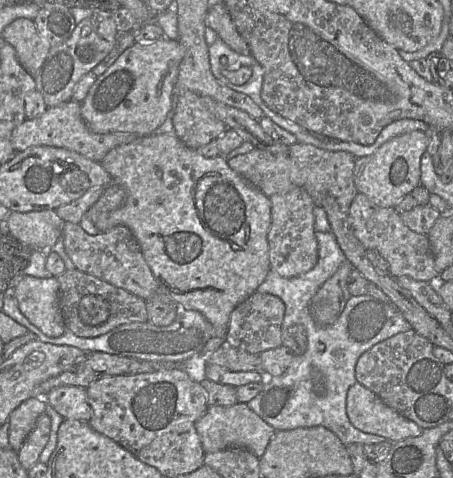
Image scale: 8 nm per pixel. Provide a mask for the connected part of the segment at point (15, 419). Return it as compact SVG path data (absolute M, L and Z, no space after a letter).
M31 397L23 401L8 418L9 447L18 451L34 428L39 416L45 412L46 399Z

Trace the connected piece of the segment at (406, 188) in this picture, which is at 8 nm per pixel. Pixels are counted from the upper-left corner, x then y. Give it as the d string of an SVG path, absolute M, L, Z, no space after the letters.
M414 130L385 142L372 155L356 158L353 181L358 193L381 207L394 207L420 184L420 159L427 148L425 132Z

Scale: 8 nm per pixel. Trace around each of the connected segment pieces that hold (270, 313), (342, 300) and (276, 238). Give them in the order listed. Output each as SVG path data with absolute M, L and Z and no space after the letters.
M254 292L231 312L225 342L245 352L259 355L261 352L282 345L281 324L284 315L284 304L280 298L268 293Z
M345 261L318 288L310 300L309 313L313 321L322 327L333 324L351 296L347 290L347 277L352 265Z
M294 186L269 197L271 222L267 233L269 270L285 278L292 278L310 271L318 260L315 237L315 203L307 191Z

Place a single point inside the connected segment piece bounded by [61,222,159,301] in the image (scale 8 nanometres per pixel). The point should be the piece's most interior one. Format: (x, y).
(114, 256)

